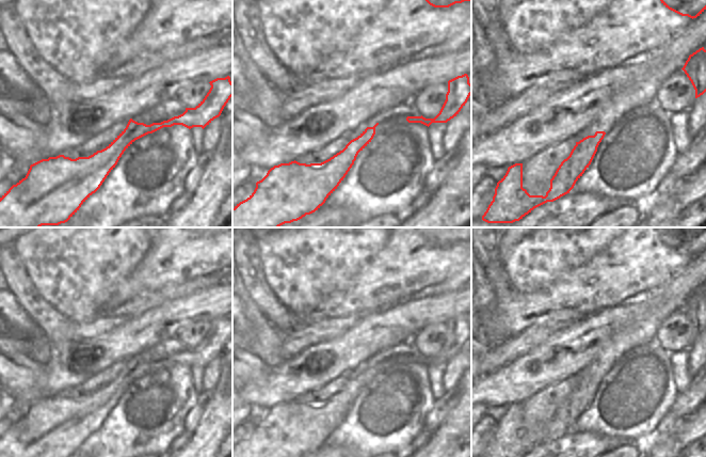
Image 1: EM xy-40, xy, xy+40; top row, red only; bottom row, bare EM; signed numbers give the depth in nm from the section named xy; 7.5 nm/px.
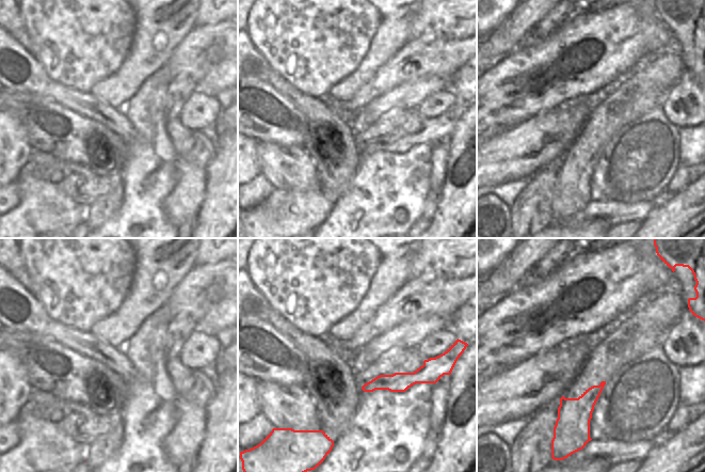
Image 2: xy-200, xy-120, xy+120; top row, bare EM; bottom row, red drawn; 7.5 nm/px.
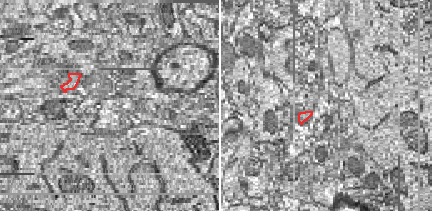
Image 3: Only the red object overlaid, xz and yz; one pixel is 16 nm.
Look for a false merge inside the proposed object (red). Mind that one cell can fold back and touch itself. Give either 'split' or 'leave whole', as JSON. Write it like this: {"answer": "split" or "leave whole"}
{"answer": "split"}

